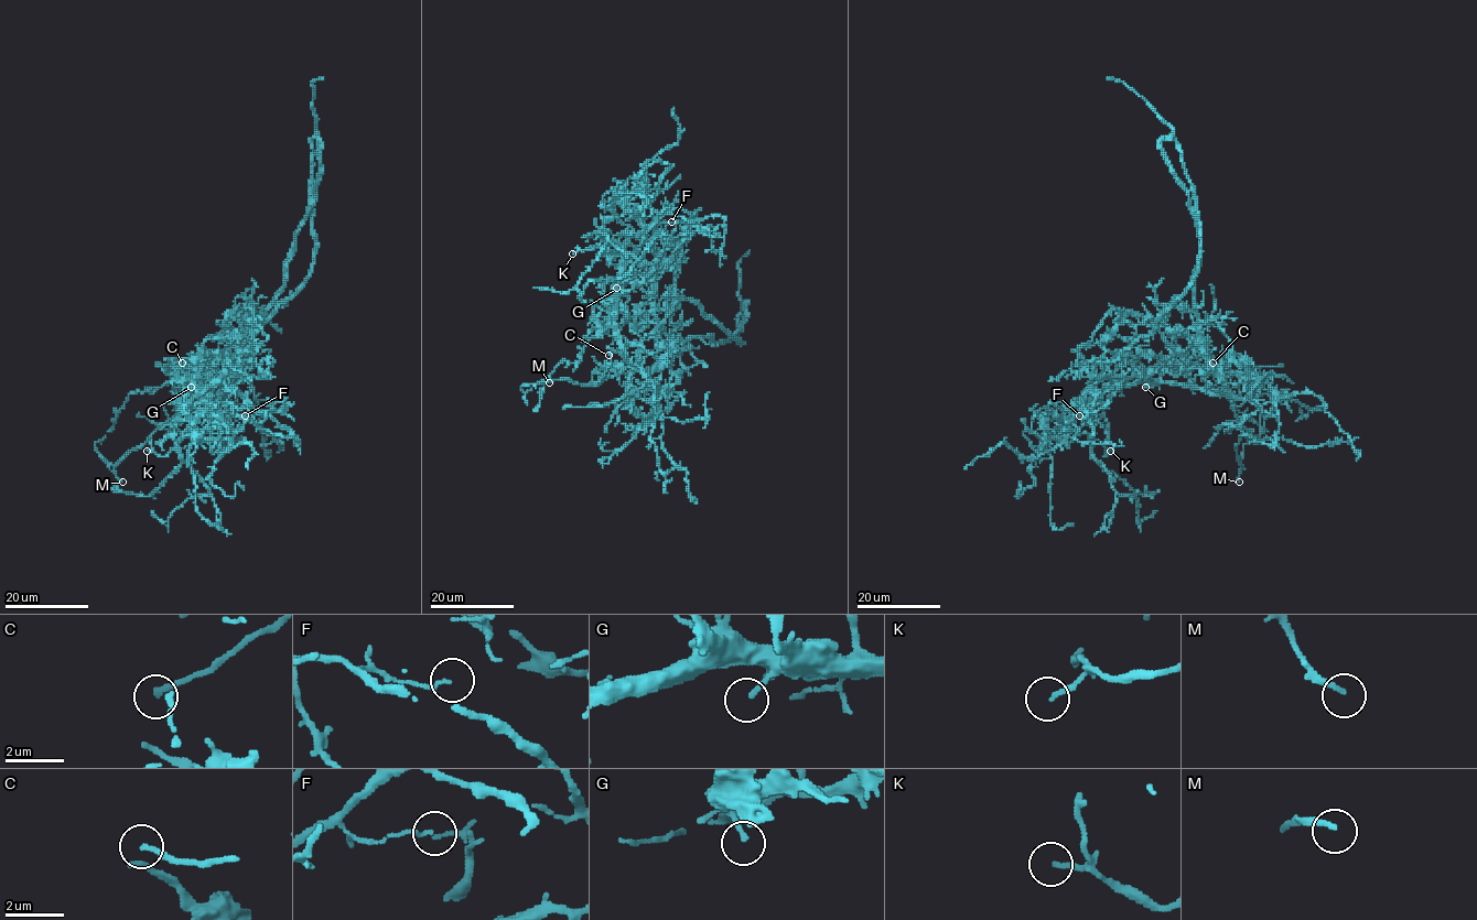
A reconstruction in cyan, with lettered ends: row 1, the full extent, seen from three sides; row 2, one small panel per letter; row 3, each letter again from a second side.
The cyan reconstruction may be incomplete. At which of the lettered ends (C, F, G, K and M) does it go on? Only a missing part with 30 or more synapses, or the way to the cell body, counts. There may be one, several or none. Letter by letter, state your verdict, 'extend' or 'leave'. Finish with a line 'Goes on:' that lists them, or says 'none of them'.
C: extend
F: leave
G: extend
K: leave
M: leave
Goes on: C, G

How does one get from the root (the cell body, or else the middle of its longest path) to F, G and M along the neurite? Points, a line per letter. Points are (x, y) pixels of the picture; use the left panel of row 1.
F: (244, 349), (219, 377), (198, 391), (189, 389), (186, 399), (245, 415)
G: (244, 349), (244, 353), (255, 354), (259, 369), (256, 377), (206, 376), (193, 380), (191, 387)
M: (244, 349), (240, 327), (248, 357), (234, 381), (189, 396), (115, 466), (122, 482)

